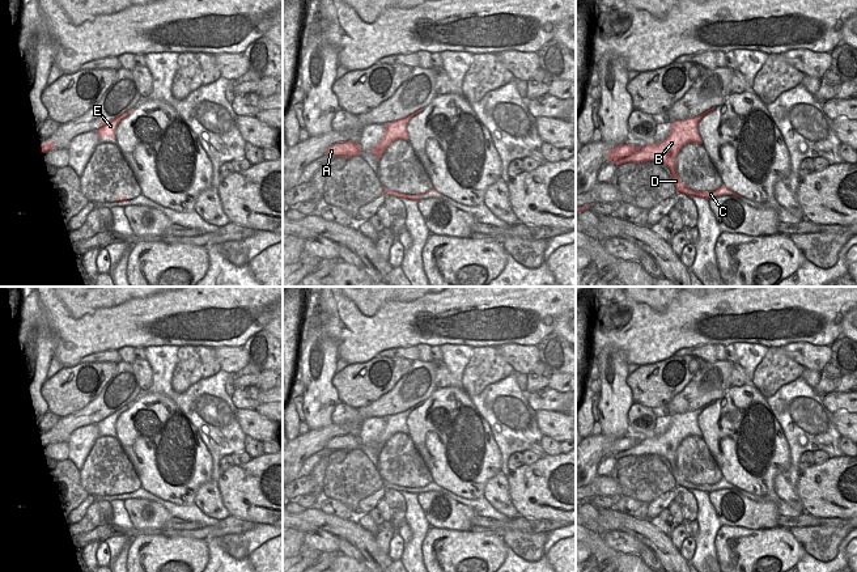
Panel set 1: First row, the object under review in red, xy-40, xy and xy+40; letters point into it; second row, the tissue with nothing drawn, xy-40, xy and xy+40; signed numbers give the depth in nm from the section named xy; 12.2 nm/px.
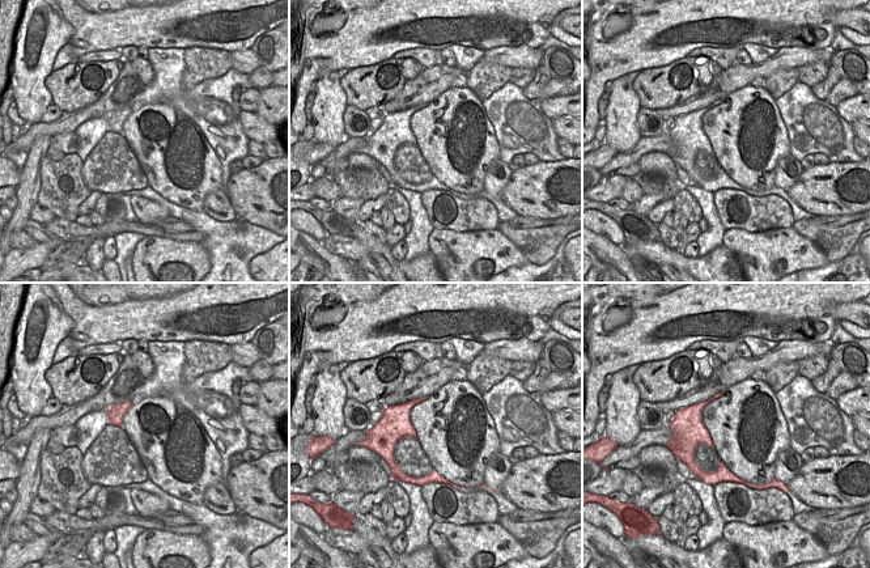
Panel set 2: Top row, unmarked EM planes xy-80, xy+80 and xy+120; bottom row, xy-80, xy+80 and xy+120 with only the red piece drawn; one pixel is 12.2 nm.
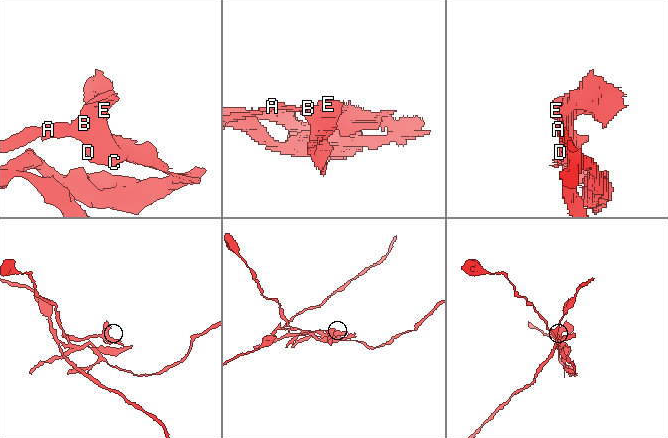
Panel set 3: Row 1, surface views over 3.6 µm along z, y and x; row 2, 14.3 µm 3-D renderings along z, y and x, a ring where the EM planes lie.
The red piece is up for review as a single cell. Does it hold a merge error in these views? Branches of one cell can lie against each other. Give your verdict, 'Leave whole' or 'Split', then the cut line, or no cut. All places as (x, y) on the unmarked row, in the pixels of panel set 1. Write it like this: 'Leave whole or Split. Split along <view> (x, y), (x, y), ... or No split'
Split. Split along xy+40 (650, 437), (615, 454).

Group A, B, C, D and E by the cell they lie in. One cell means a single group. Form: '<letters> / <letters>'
A / B C D E

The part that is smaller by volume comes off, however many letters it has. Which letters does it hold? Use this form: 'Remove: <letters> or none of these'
Remove: A

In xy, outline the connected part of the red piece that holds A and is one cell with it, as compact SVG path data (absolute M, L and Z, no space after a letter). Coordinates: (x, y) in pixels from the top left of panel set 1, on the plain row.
M343 435L332 437L327 441L326 449L327 450L340 450L340 449L355 449L361 445L361 440L359 435Z

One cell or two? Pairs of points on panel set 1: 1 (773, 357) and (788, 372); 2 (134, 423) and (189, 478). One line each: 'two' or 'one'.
1: one
2: one

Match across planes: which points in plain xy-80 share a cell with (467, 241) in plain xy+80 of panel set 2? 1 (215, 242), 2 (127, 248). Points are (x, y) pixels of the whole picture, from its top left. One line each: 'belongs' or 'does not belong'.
1: does not belong
2: does not belong

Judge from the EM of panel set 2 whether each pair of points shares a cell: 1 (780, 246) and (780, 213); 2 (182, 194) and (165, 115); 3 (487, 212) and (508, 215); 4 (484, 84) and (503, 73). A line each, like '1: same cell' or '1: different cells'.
1: different cells
2: same cell
3: different cells
4: same cell

